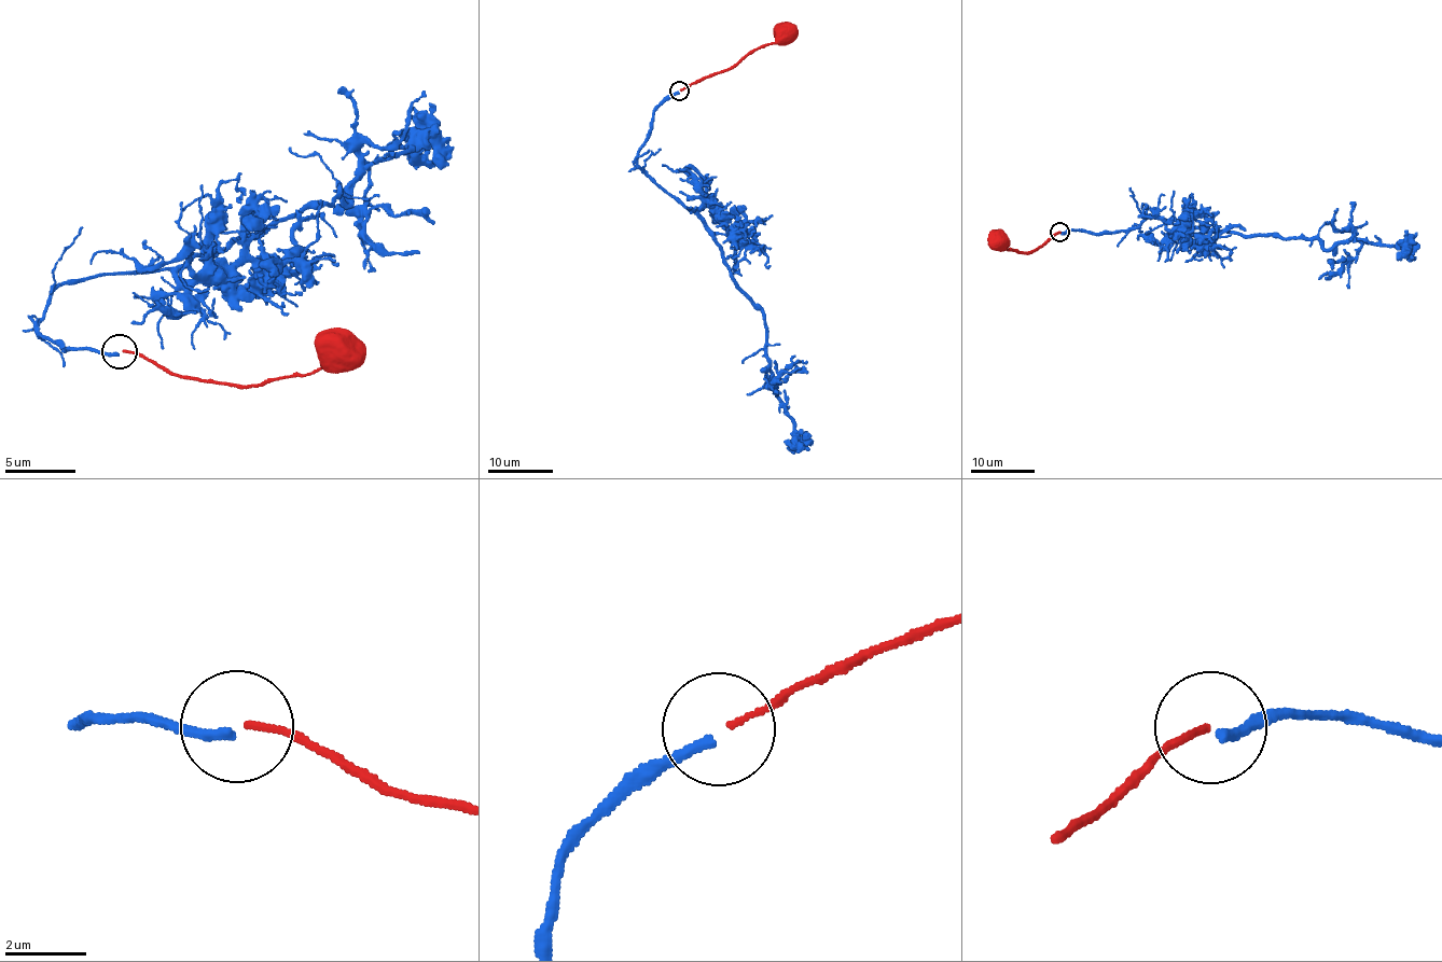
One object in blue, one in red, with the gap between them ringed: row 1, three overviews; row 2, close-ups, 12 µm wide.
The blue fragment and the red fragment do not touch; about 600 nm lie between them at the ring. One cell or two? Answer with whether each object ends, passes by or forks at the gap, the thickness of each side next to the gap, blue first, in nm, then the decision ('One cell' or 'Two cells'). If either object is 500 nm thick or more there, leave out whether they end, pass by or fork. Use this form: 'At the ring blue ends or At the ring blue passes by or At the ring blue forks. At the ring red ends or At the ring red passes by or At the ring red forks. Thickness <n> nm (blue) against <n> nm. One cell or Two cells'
At the ring blue ends. At the ring red ends. Thickness 260 nm (blue) against 140 nm. Two cells

